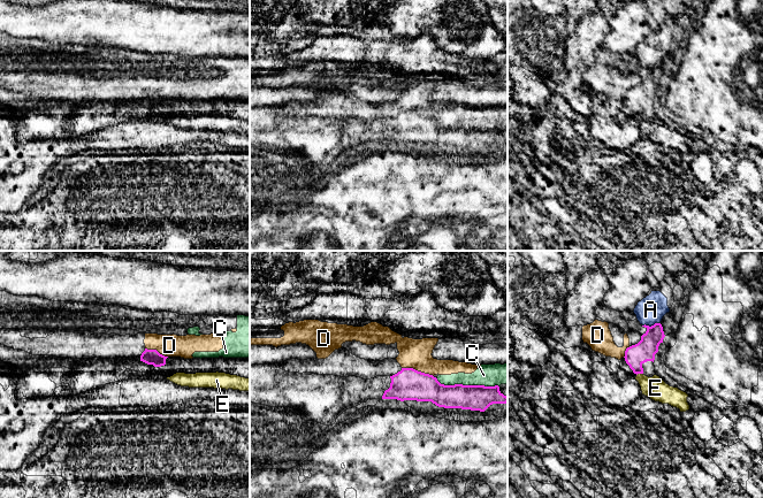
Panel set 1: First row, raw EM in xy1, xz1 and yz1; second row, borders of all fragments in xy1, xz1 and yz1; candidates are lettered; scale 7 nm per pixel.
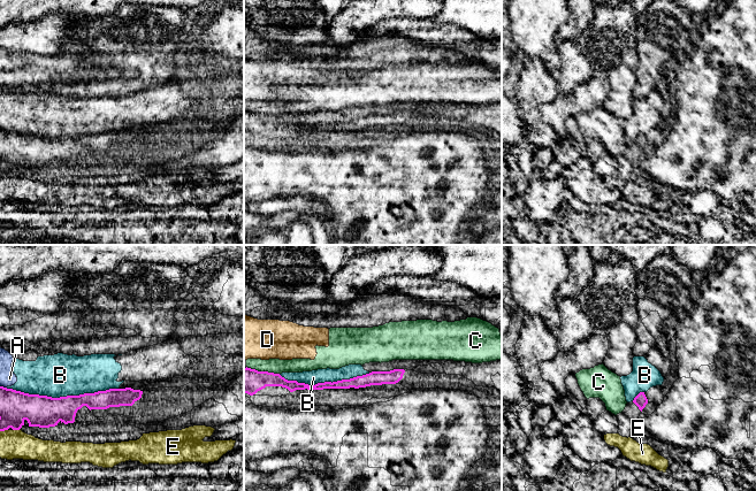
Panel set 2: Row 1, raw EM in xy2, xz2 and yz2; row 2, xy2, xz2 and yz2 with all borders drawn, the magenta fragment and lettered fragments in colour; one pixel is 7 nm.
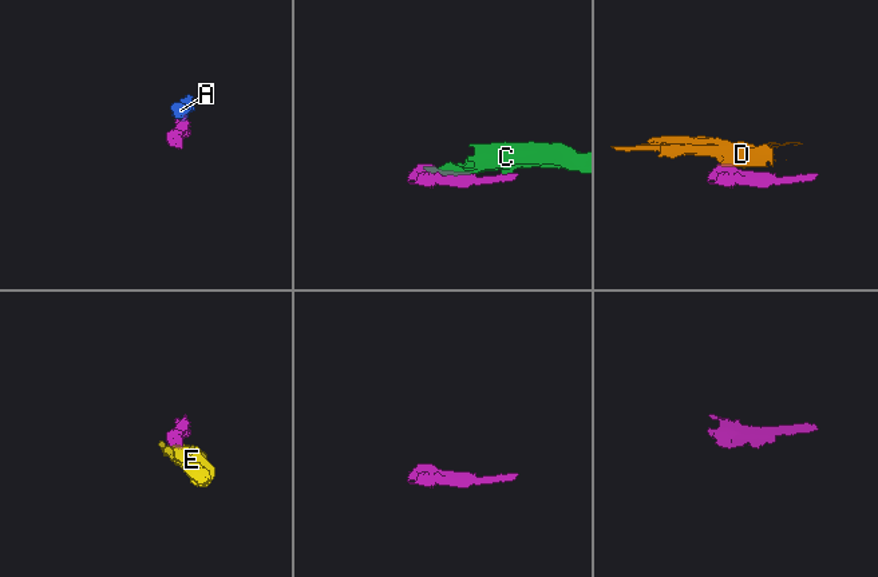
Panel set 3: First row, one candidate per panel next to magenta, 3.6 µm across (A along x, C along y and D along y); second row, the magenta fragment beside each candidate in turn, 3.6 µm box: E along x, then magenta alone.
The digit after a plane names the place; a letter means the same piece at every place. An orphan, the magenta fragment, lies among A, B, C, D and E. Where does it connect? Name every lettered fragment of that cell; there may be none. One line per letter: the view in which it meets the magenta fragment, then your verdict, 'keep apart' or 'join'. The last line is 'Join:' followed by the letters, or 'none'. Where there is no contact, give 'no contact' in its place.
A: yz1 | keep apart
B: xy2 | keep apart
C: xz1 | keep apart
D: xz1 | keep apart
E: xy2 | keep apart
Join: none

